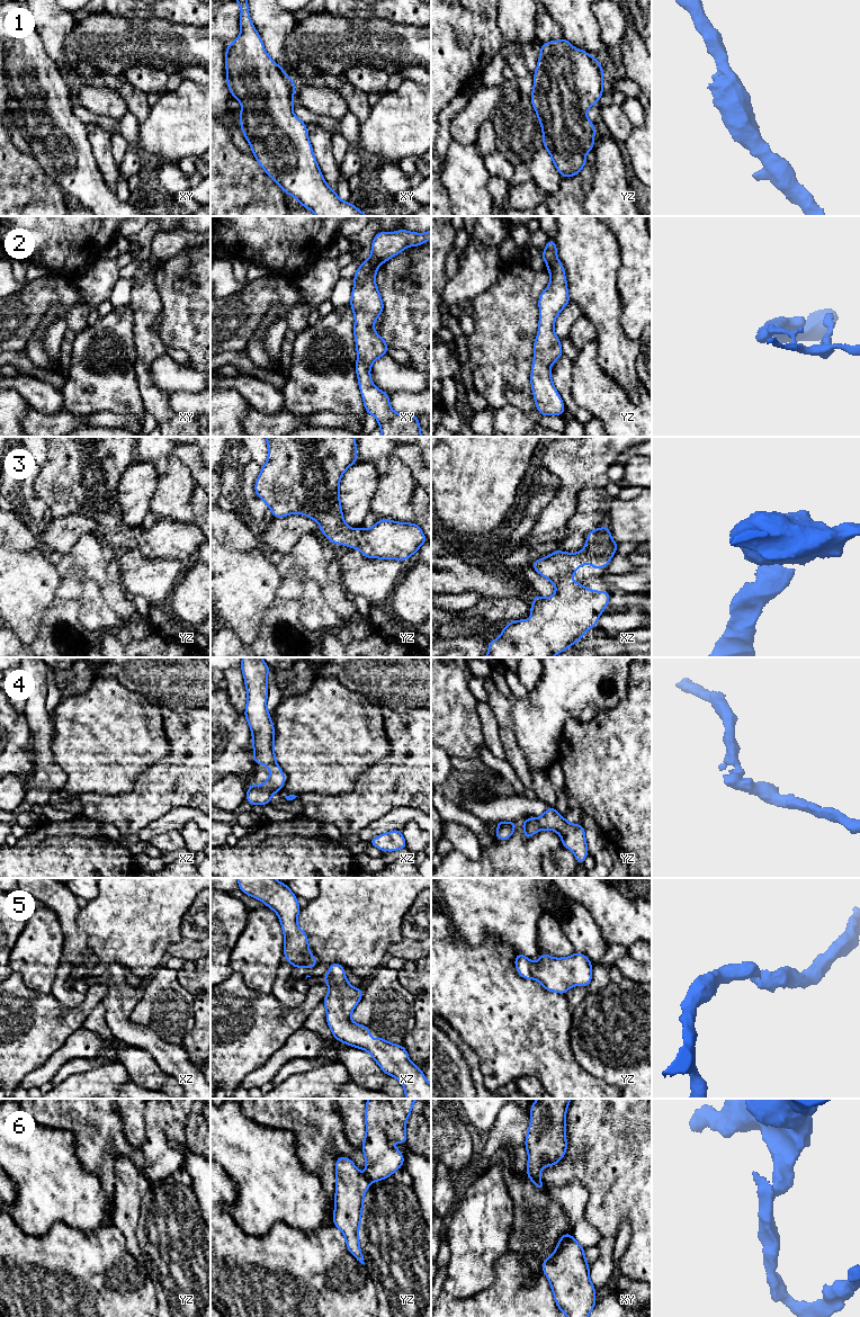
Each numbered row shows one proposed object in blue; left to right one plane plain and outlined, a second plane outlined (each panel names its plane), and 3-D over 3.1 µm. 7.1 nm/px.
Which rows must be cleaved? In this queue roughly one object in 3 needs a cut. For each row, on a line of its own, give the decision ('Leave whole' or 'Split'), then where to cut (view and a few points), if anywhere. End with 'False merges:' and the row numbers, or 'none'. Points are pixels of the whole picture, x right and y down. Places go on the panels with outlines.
1: Leave whole. No split
2: Split. Split along yz (556, 259), (547, 266)
3: Leave whole. No split
4: Leave whole. No split
5: Leave whole. No split
6: Split. Split along xy (528, 1174), (538, 1177)
False merges: 2, 6

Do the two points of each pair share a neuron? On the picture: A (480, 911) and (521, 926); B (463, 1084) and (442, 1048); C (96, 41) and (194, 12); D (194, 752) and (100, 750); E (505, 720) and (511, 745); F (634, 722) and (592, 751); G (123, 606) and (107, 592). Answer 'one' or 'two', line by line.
A: one
B: one
C: two
D: two
E: one
F: one
G: one

